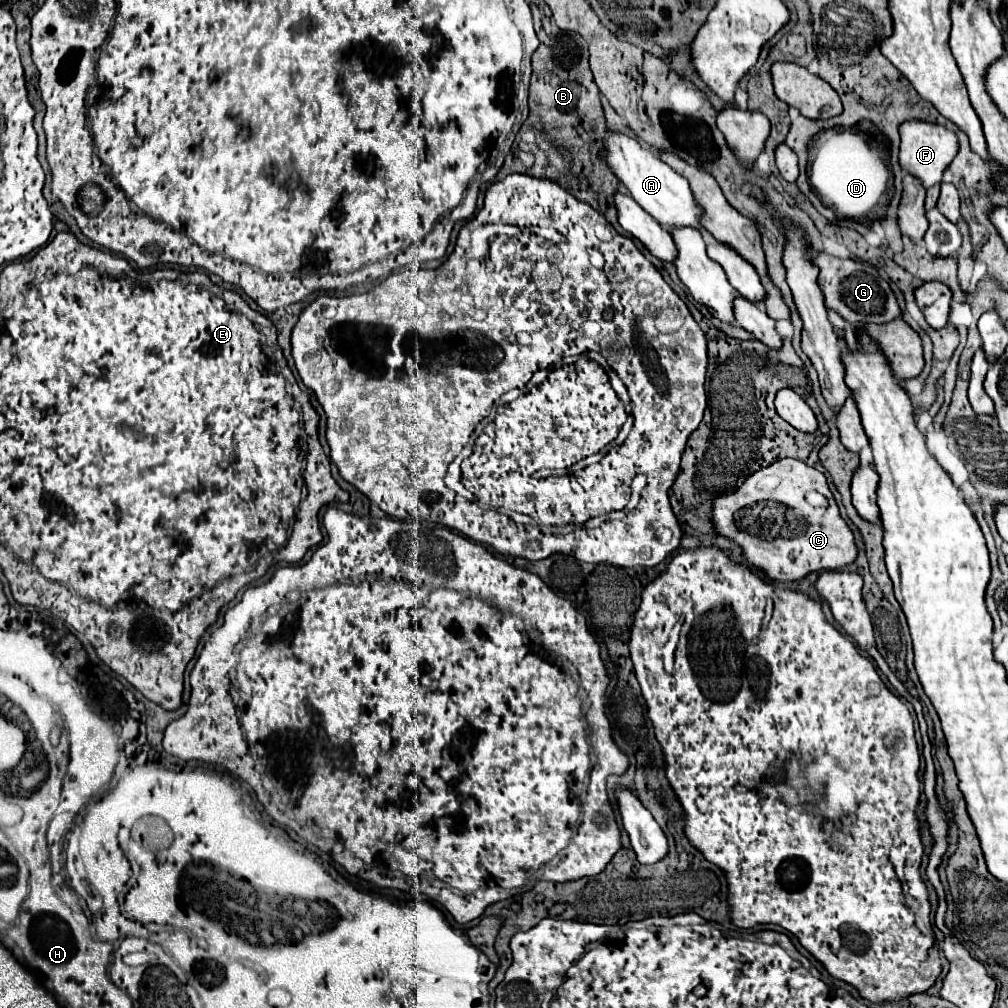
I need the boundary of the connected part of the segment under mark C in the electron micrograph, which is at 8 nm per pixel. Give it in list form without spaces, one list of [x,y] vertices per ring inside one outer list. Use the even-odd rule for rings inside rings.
[[[797,459],[775,461],[747,475],[743,485],[735,491],[717,495],[711,507],[711,525],[717,535],[737,543],[743,549],[745,559],[757,569],[761,569],[763,575],[771,581],[795,581],[811,571],[841,569],[843,565],[853,563],[857,557],[853,533],[839,515],[839,507],[827,485],[827,477],[815,467],[809,467],[807,463]],[[781,505],[793,515],[781,515]]]

